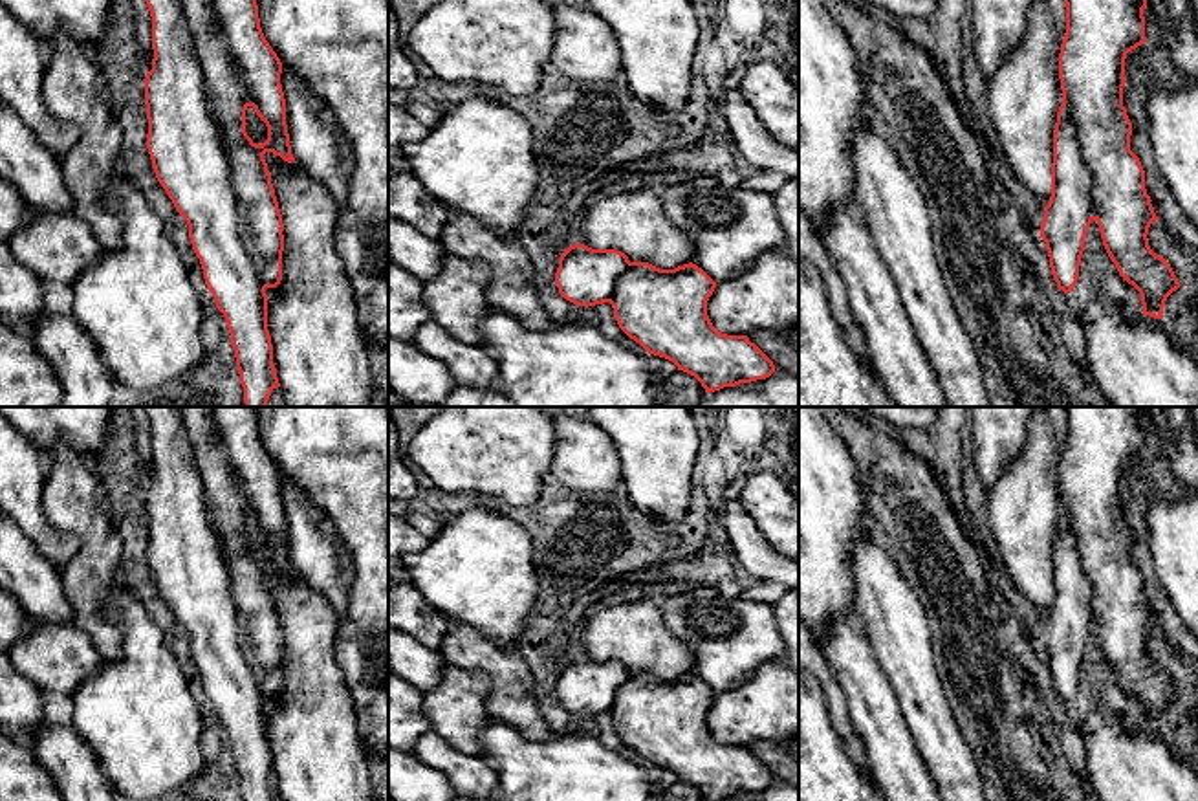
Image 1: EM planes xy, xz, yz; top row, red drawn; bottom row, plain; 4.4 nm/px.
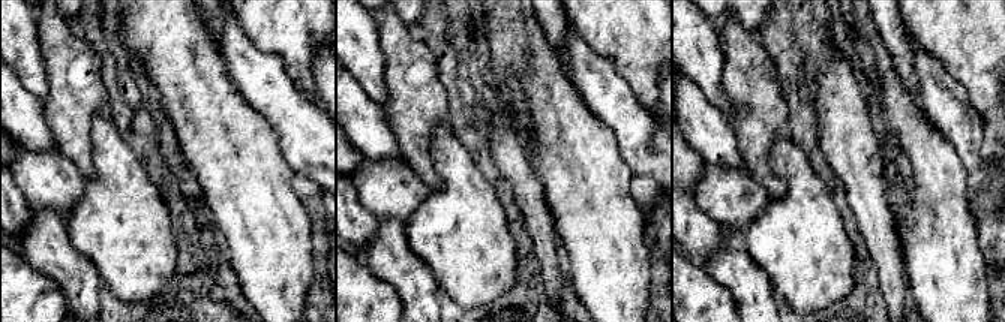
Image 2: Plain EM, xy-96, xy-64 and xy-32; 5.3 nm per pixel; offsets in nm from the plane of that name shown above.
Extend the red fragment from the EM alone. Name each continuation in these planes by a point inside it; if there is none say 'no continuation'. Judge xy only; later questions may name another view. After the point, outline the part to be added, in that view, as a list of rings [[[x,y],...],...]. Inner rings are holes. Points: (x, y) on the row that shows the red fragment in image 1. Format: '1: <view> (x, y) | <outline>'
no continuation

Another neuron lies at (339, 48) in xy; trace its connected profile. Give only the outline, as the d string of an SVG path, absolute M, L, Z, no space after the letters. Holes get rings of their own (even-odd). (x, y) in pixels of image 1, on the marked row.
M256 0L256 5L262 33L280 59L282 66L300 77L311 88L311 92L330 106L343 136L352 145L354 172L350 178L348 200L343 207L339 207L335 247L346 269L357 308L357 319L366 341L388 348L388 0Z

